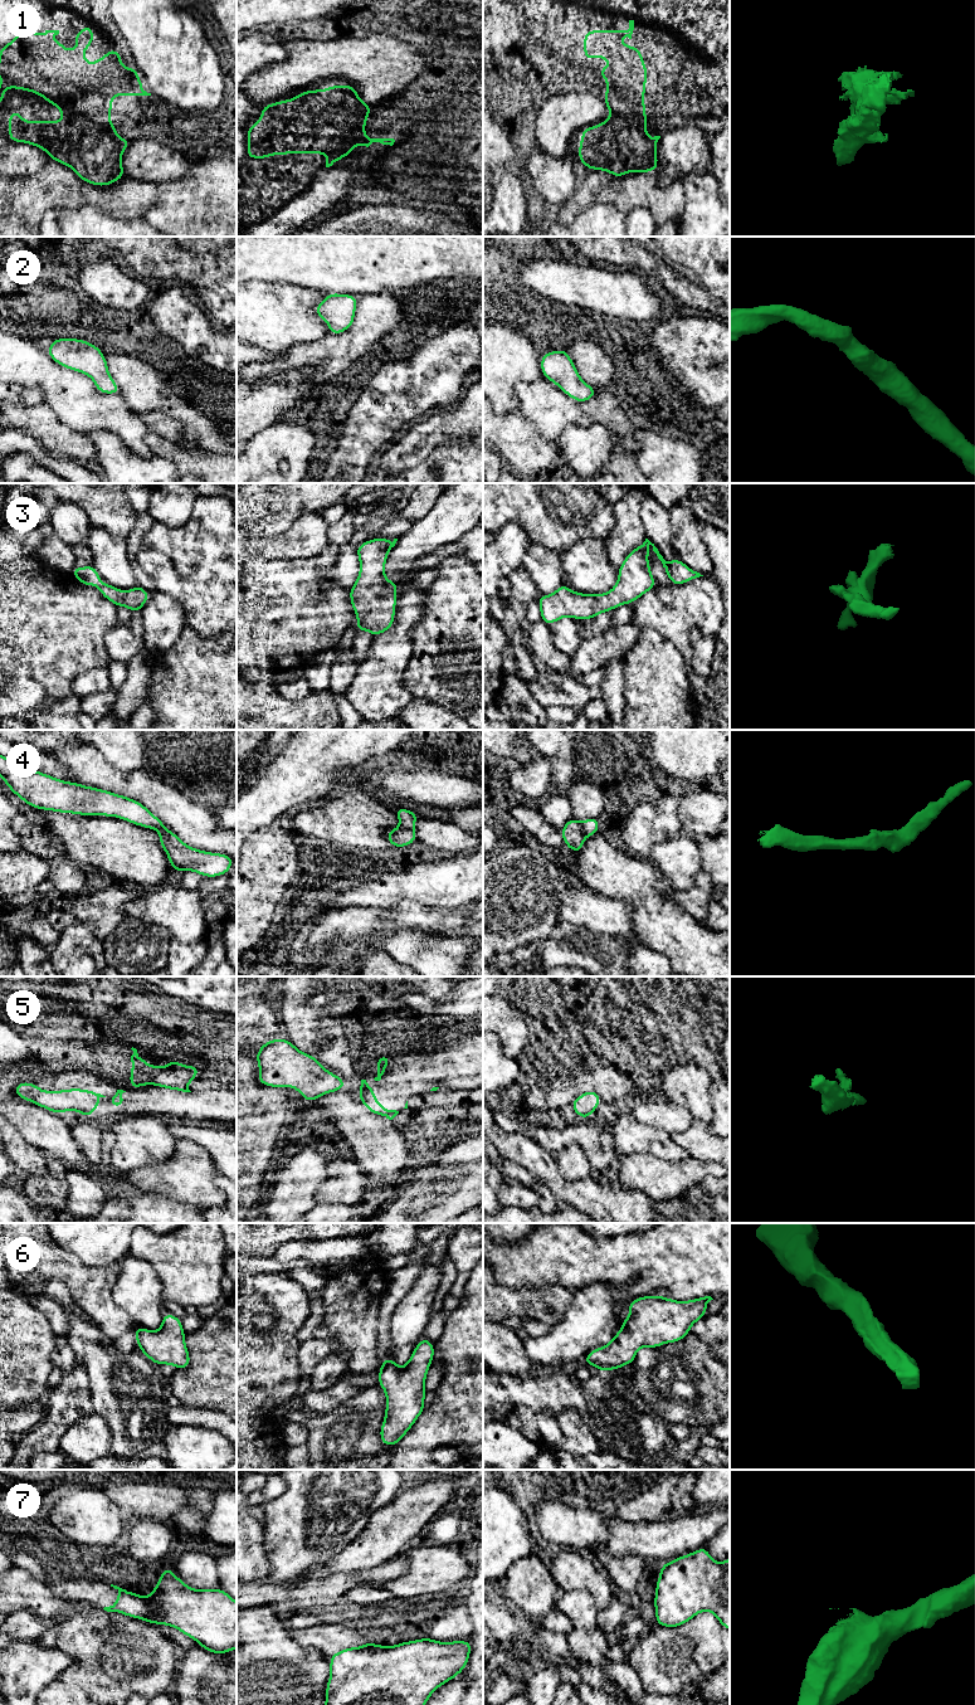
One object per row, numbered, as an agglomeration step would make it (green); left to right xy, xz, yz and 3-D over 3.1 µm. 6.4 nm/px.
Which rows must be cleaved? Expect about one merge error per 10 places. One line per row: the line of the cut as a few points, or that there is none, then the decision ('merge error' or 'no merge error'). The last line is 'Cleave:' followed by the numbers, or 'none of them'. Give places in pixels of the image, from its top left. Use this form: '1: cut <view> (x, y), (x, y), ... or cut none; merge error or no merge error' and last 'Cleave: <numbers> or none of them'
1: cut none; no merge error
2: cut none; no merge error
3: cut none; no merge error
4: cut none; no merge error
5: cut none; no merge error
6: cut none; no merge error
7: cut none; no merge error
Cleave: none of them

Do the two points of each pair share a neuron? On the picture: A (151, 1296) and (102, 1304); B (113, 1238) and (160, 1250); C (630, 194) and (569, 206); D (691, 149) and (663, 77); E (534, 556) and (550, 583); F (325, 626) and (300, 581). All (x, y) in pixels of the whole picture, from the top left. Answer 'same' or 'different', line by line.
A: different
B: different
C: same
D: different
E: same
F: same

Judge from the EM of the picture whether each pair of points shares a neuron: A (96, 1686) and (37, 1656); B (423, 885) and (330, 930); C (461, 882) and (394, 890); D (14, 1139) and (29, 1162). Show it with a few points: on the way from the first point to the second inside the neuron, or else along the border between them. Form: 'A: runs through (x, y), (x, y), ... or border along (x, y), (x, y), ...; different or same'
A: border along (57, 1646), (71, 1657), (72, 1662), (42, 1690); different
B: border along (405, 899), (391, 907), (347, 907); different
C: runs through (444, 885), (410, 885); same
D: runs through (15, 1144), (25, 1157); same

